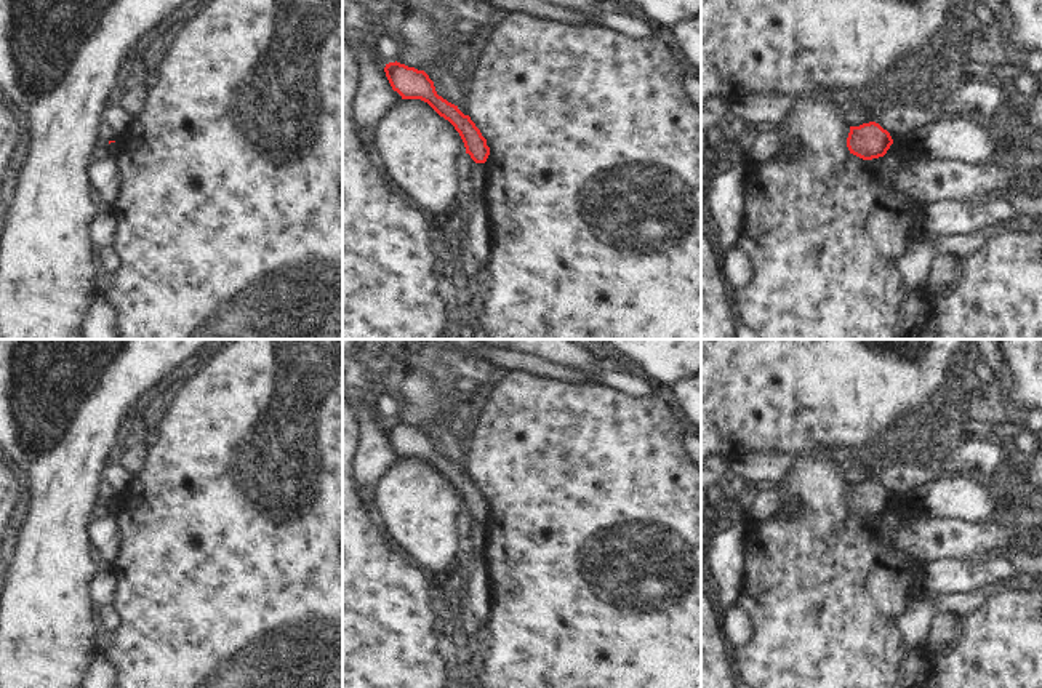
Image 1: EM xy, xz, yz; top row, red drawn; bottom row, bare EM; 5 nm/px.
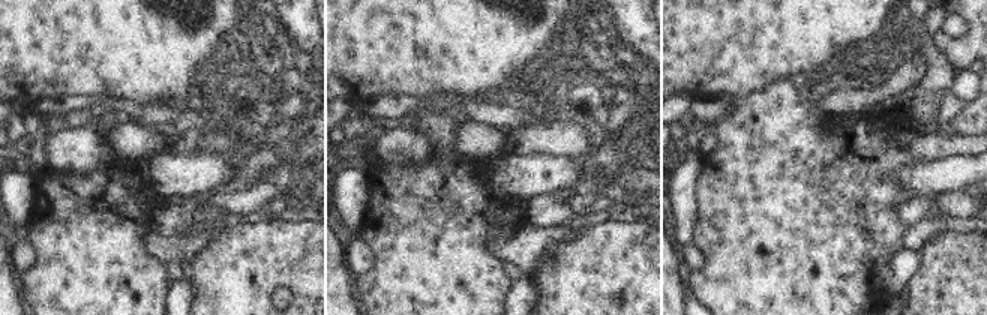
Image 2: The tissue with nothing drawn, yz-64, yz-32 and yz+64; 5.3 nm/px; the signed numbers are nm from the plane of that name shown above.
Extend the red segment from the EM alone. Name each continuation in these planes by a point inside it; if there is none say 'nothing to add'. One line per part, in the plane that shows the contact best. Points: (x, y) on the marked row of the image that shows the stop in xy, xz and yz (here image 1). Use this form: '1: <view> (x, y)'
nothing to add.

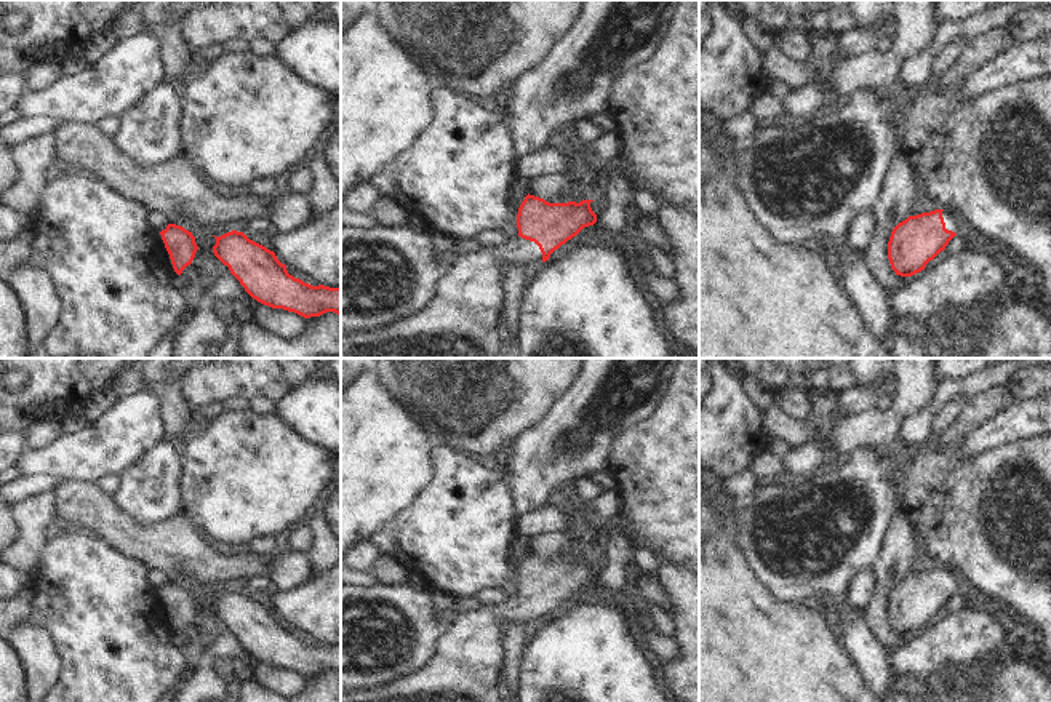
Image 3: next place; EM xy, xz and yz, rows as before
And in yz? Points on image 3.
1: yz (952, 219).

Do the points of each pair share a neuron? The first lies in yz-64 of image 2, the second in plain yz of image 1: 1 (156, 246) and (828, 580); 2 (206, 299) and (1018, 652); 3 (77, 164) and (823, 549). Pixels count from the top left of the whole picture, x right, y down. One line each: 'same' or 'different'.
1: different
2: same
3: different

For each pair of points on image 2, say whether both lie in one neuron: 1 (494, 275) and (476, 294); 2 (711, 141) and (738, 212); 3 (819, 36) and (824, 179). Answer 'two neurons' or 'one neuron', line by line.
1: one neuron
2: two neurons
3: two neurons

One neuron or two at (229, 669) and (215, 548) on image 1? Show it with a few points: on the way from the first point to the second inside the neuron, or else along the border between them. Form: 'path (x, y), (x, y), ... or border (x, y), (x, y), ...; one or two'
path (229, 639), (229, 578); one

